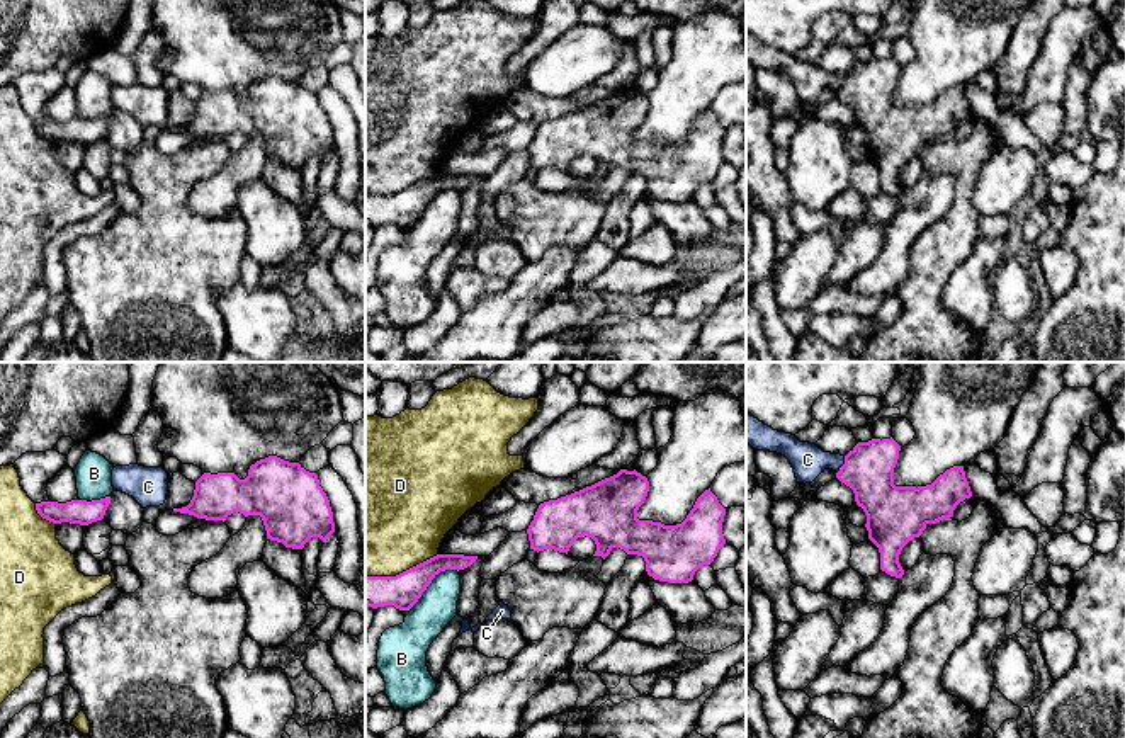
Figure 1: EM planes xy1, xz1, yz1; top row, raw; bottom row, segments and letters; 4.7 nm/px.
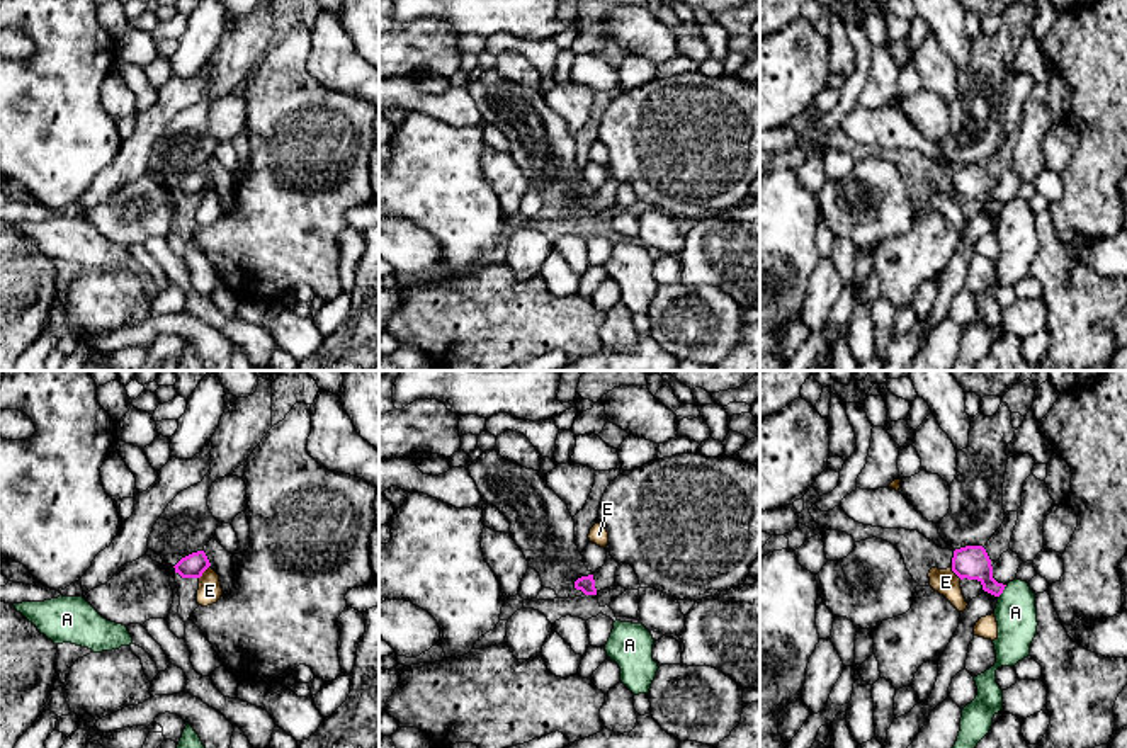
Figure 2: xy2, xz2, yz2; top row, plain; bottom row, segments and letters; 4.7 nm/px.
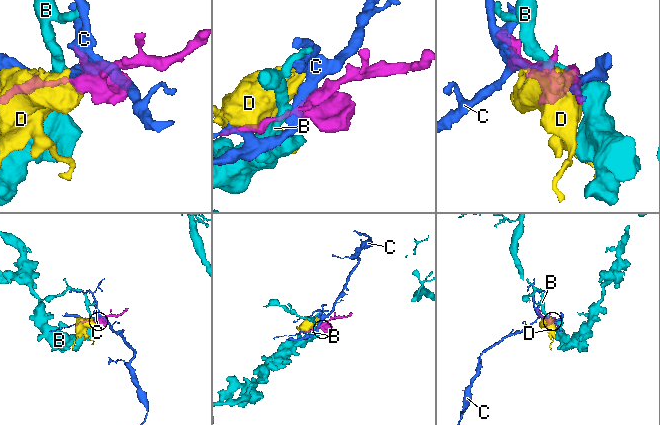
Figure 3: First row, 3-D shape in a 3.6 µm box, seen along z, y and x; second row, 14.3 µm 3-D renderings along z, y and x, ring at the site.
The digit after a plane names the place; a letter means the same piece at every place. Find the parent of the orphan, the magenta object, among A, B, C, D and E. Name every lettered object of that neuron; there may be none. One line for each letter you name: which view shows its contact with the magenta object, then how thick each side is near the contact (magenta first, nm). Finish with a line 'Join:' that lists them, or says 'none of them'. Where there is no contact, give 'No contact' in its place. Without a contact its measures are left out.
Join: none of them

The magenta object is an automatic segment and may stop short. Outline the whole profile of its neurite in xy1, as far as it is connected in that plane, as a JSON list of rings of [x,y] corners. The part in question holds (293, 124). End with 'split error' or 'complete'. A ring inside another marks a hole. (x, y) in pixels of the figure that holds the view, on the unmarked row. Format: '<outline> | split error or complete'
[[[277,75],[252,83],[245,99],[235,92],[204,92],[190,122],[173,131],[223,141],[235,131],[260,134],[267,158],[292,168],[302,168],[311,156],[325,162],[335,151],[318,94]]] | complete

